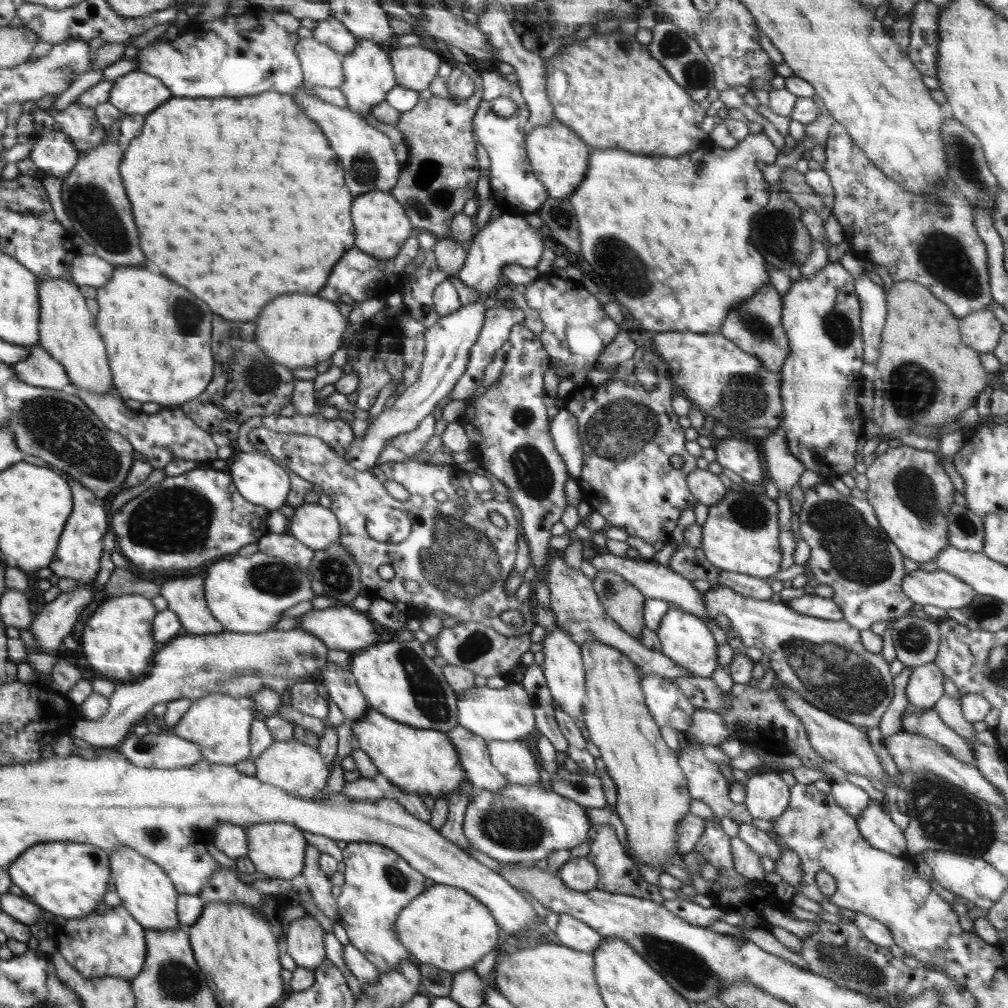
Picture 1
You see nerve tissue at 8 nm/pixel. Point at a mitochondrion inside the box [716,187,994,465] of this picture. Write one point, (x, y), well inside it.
(945, 258)

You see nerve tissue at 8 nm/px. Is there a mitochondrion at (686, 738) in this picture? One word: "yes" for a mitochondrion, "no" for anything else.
no

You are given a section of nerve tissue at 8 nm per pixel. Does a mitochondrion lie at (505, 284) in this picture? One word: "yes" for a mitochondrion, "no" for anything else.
no

